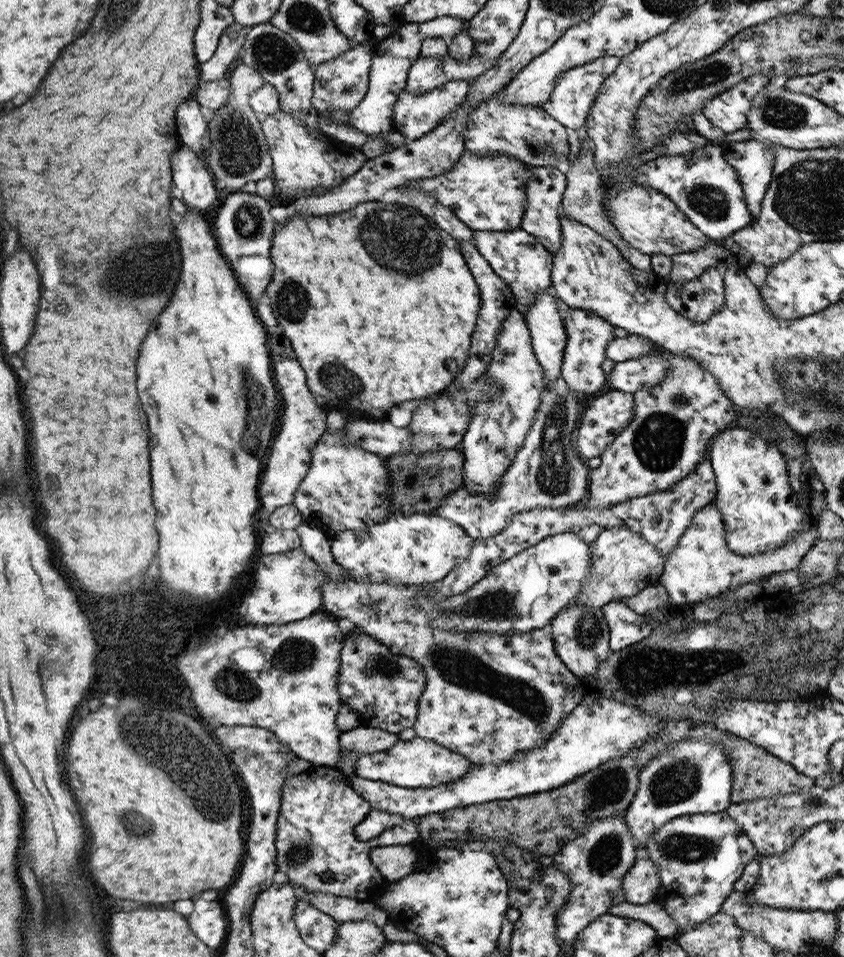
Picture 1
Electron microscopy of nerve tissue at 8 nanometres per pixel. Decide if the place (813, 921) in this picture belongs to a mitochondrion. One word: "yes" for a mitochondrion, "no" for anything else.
no

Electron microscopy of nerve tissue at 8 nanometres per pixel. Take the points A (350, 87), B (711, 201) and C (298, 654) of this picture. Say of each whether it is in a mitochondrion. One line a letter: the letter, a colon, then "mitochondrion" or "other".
A: mitochondrion
B: mitochondrion
C: mitochondrion

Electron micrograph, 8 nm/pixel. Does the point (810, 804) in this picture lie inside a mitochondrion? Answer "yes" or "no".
yes

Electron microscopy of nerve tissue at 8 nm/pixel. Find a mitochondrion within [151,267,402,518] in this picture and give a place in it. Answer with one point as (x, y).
(341, 382)

